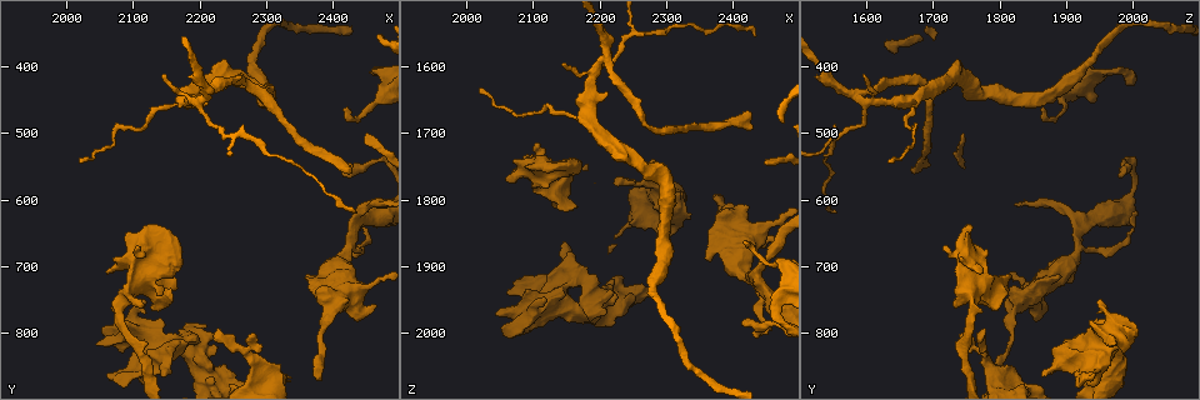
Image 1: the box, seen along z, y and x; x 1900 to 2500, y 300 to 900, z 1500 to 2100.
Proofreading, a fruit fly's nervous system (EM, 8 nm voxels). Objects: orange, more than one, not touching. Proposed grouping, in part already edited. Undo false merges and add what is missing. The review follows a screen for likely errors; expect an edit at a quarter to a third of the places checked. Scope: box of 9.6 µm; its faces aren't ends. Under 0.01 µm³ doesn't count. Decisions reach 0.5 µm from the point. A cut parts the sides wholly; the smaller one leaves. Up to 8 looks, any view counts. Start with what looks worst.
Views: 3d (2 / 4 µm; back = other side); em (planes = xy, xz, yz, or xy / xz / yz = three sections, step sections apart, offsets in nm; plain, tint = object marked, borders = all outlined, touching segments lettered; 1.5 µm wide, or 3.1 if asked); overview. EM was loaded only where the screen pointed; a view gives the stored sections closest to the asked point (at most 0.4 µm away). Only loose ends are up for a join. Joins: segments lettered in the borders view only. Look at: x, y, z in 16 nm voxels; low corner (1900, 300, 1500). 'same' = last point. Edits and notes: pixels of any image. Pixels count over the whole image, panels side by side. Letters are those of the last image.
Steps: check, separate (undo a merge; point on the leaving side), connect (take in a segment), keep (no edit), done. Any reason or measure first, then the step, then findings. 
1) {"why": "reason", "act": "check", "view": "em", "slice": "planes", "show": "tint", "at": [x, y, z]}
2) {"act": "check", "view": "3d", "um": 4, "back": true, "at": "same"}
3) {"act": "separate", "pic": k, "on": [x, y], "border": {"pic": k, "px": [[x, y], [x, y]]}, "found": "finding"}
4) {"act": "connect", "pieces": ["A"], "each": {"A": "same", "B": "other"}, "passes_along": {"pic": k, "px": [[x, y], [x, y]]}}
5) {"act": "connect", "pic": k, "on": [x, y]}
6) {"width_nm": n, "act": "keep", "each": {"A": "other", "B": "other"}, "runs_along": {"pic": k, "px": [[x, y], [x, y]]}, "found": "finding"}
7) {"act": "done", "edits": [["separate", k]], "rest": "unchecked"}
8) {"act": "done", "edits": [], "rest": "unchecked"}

{"why": "branch stops here", "act": "check", "view": "em", "slice": "xy", "step": 4, "show": "borders", "at": [2065, 705, 1770]}

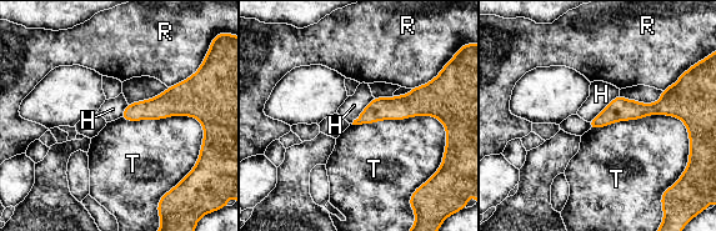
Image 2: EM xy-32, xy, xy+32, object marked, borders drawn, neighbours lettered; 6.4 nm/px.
{"act": "keep", "each": {"H": "other", "R": "other", "T": "other"}, "found": "no lettered segment goes on from it"}

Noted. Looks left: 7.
{"why": "tapers out", "act": "check", "view": "em", "slice": "xz", "step": 8, "show": "borders", "at": [2420, 465, 1865]}

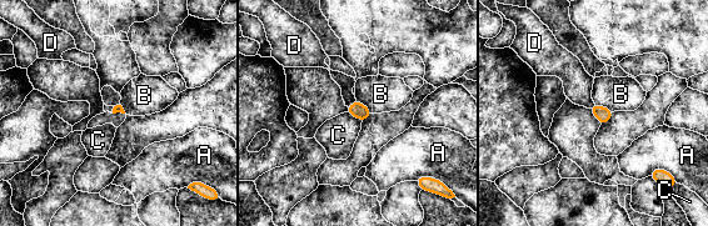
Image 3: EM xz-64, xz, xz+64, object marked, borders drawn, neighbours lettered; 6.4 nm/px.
{"act": "connect", "pieces": ["D"], "each": {"A": "other", "B": "other", "C": "other", "D": "same"}, "found": "the cell continues"}

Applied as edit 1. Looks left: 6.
{"why": "free end", "act": "check", "view": "em", "slice": "planes", "show": "plain", "at": [2280, 795, 1740]}

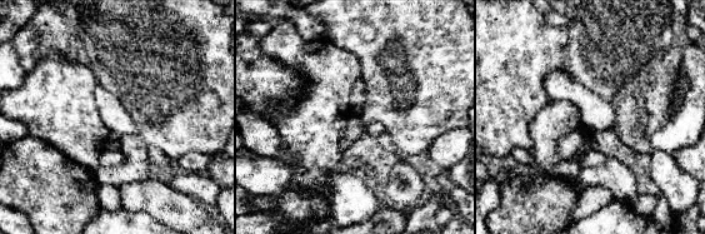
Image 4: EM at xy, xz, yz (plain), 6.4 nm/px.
{"act": "check", "view": "em", "slice": "planes", "show": "borders", "at": "same"}

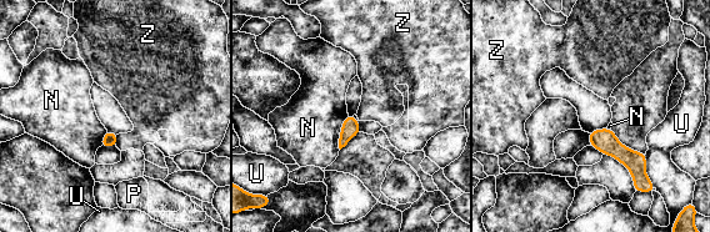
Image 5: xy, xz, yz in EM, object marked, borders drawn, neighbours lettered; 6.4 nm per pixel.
{"longest_contact_nm": ["N", 240], "act": "keep", "each": {"N": "other", "P": "other", "U": "other", "Z": "other"}, "border": {"pic": 5, "px": [[348, 114], [340, 130], [339, 149]]}, "found": "none of them fits"}

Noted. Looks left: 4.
{"why": "end of a long branch", "act": "check", "view": "3d", "um": 2, "at": [2430, 620, 1555]}

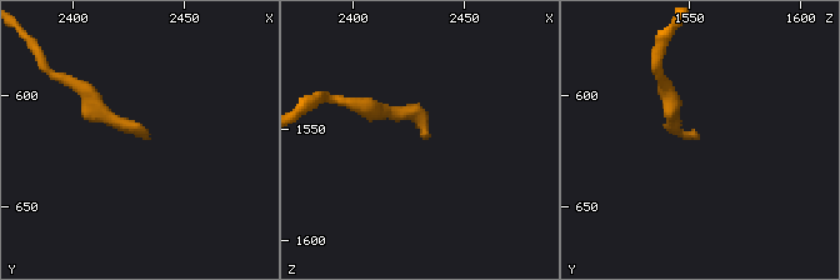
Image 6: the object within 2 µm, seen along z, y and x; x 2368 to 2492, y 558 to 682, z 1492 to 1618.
{"why": "need the tissue", "act": "check", "view": "em", "slice": "xy", "step": 8, "show": "borders", "at": [2431, 619, 1551]}

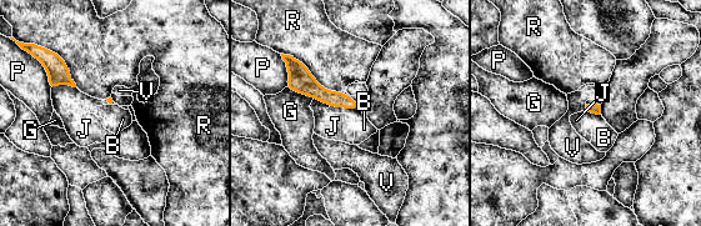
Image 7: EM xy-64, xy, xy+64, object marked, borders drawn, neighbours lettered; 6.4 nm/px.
{"act": "keep", "each": {"B": "other", "G": "other", "J": "other", "P": "other", "R": "other", "V": "other"}, "runs_along": {"pic": 7, "px": [[290, 83], [304, 83], [356, 106]]}, "found": "no lettered segment goes on from it"}

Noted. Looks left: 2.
{"act": "done", "edits": [["connect", 3]], "rest": "unchecked"}

